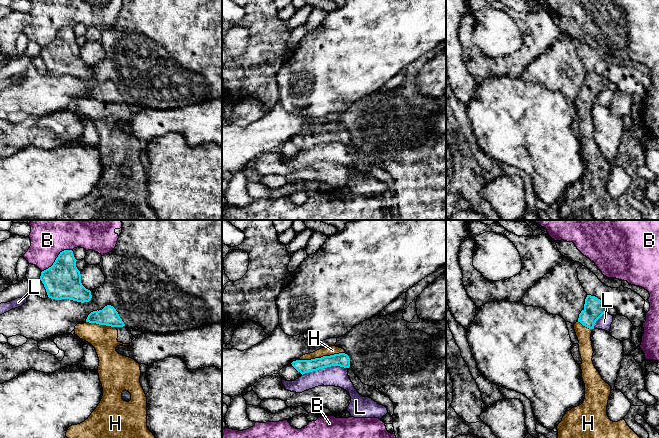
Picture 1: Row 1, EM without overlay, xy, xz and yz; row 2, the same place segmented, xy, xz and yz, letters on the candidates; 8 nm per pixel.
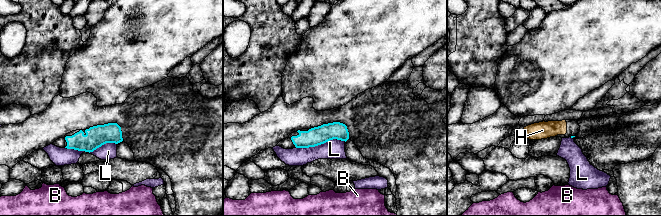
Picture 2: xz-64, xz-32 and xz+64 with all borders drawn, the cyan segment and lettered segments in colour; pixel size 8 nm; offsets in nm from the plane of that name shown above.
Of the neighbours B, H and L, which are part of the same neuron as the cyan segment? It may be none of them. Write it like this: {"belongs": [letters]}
{"belongs": ["H"]}

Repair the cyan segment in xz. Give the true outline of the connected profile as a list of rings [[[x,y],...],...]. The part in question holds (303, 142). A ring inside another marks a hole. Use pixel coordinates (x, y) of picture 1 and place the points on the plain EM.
[[[331,122],[321,124],[310,130],[305,130],[301,132],[299,136],[293,137],[291,140],[303,151],[331,142],[349,144],[350,134],[344,125]]]

